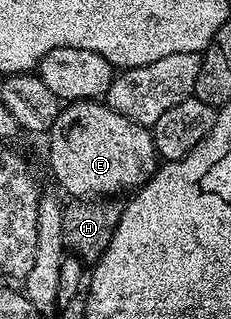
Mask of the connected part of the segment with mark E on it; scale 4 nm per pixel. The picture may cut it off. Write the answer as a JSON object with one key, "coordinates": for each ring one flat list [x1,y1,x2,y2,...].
{"coordinates":[[101,100,71,101,59,108,56,123,48,130,50,137,50,169,58,185,74,199,110,199,122,195,125,189,137,190,154,174,160,158,154,152,154,134,145,125,137,125,132,119,112,111]]}

